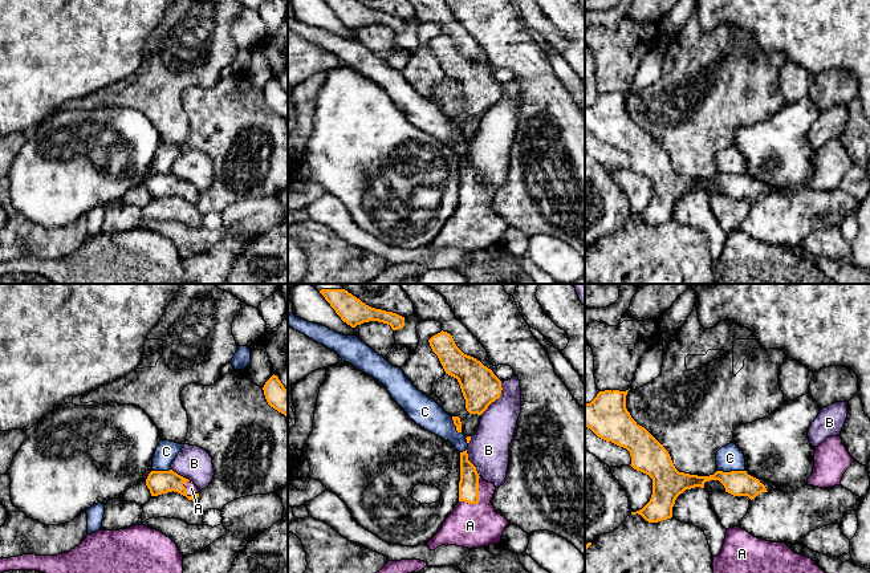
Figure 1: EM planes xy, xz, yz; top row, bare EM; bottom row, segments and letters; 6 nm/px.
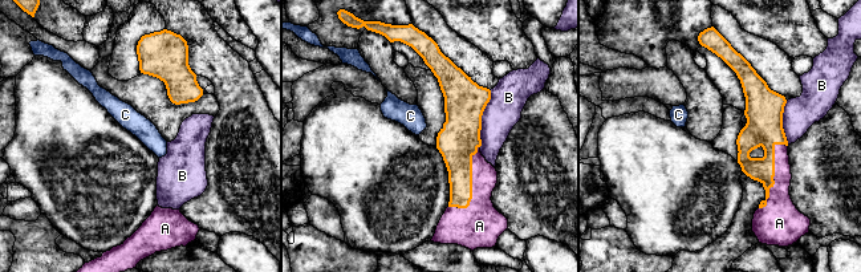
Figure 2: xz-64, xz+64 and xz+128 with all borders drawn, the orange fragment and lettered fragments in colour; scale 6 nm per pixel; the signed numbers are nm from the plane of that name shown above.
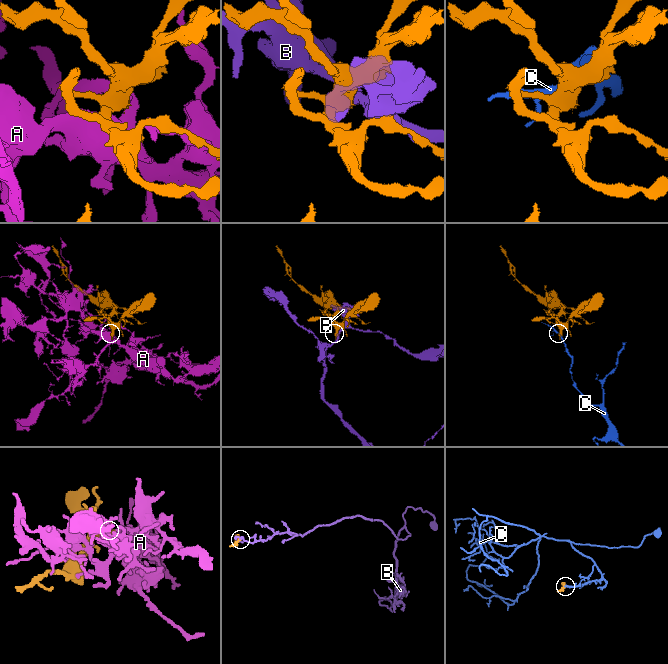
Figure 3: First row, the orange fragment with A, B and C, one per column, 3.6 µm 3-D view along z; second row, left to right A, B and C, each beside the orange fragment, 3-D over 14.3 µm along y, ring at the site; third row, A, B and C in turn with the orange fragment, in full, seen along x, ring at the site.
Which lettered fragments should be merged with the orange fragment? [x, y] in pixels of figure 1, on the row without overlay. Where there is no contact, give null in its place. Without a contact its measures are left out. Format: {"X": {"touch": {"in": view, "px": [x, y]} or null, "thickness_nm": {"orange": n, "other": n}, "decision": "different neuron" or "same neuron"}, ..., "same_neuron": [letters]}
{"A": {"touch": {"in": "xz", "px": [478, 202]}, "thickness_nm": {"orange": 130, "other": 280}, "decision": "same neuron"}, "B": {"touch": {"in": "xz", "px": [496, 101]}, "thickness_nm": {"orange": 220, "other": 220}, "decision": "different neuron"}, "C": {"touch": {"in": "yz", "px": [731, 174]}, "thickness_nm": {"orange": 160, "other": 160}, "decision": "different neuron"}, "same_neuron": ["A"]}

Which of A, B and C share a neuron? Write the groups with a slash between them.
A / B / C

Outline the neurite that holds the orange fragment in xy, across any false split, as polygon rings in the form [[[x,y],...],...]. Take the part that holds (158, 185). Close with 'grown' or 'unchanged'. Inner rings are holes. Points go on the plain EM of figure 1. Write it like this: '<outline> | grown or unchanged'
[[[151,174],[146,182],[146,188],[151,199],[158,199],[167,195],[178,195],[188,203],[198,204],[200,192],[188,182],[170,174]]] | grown

